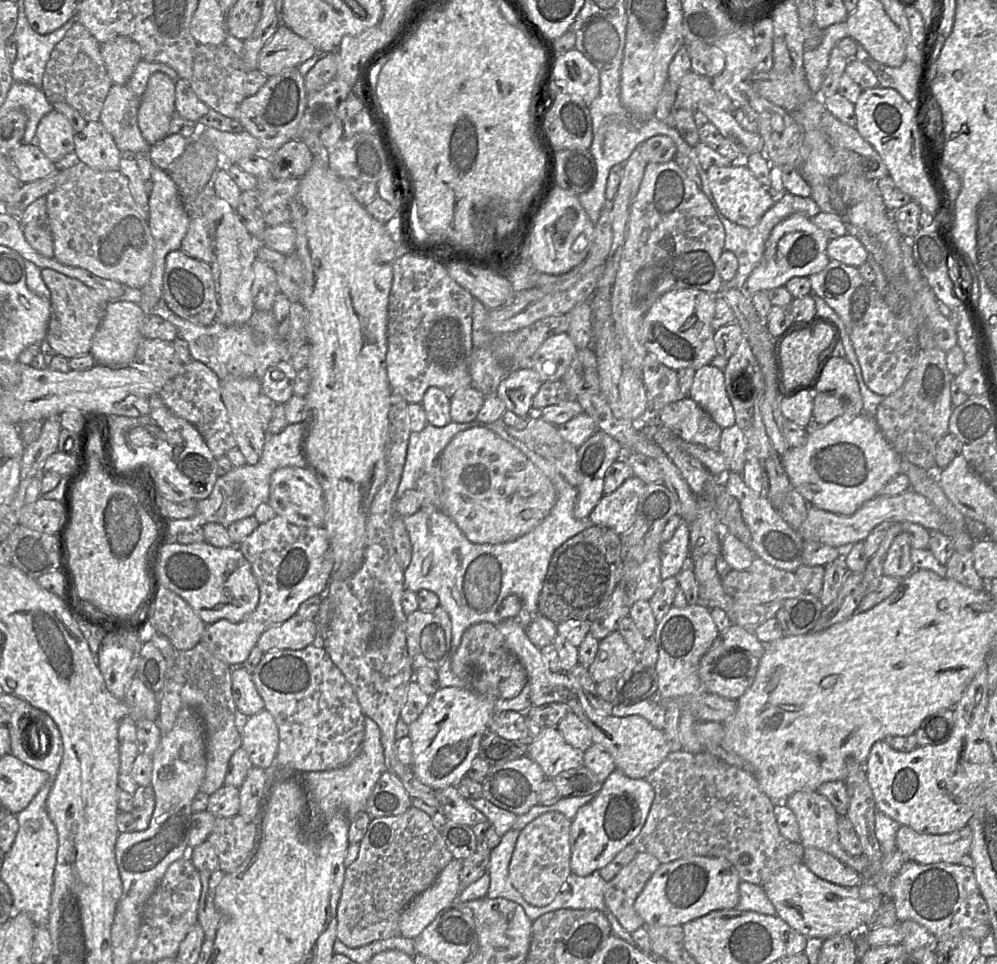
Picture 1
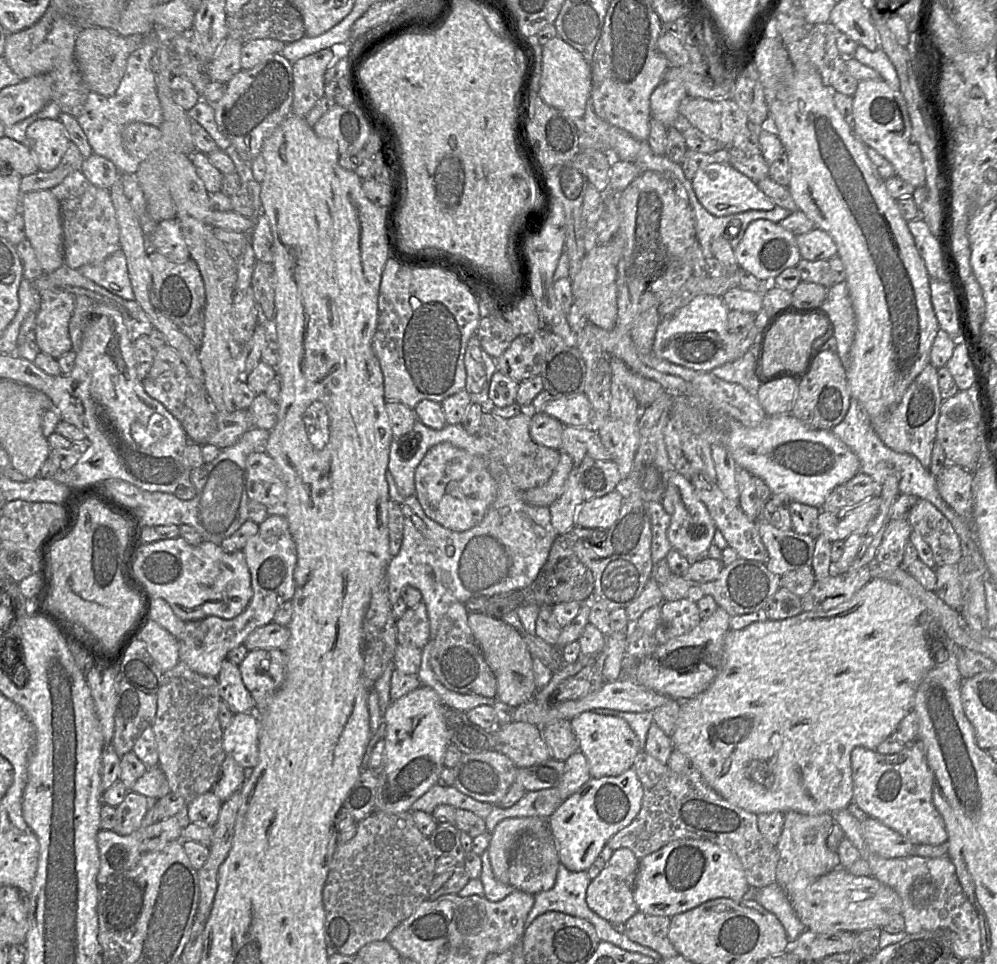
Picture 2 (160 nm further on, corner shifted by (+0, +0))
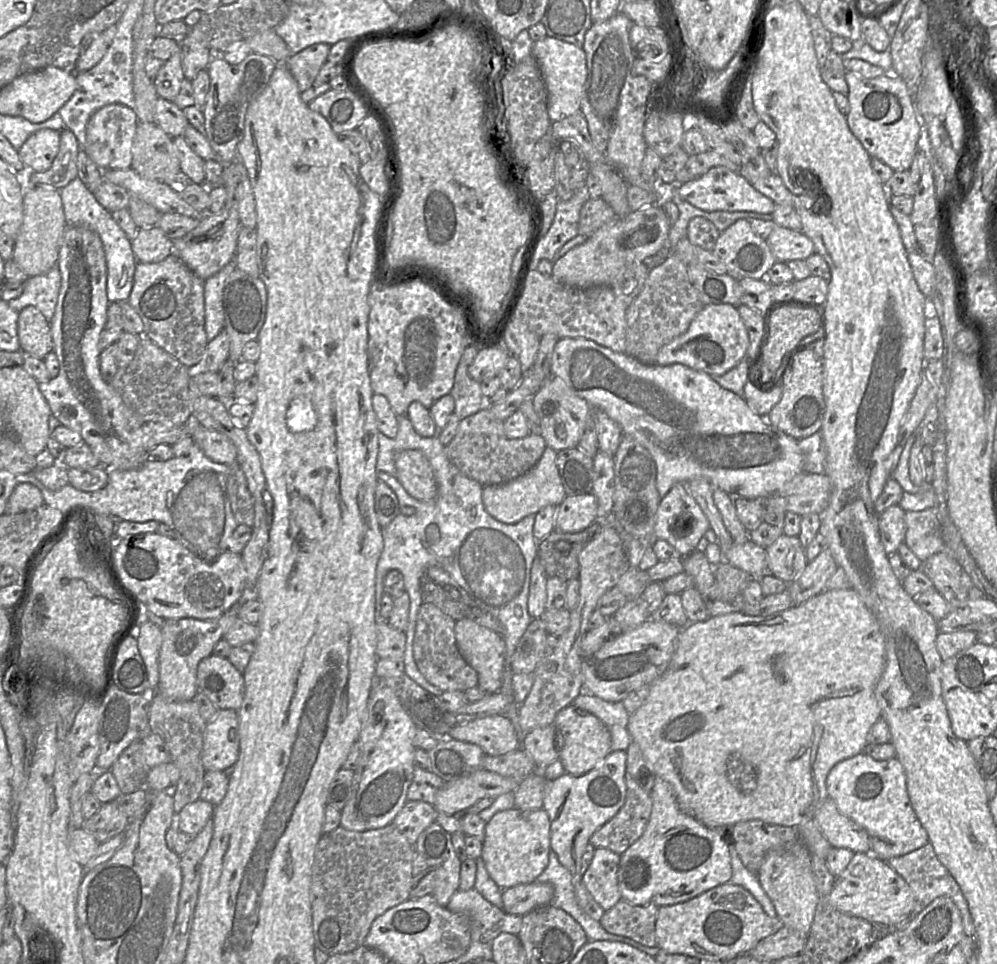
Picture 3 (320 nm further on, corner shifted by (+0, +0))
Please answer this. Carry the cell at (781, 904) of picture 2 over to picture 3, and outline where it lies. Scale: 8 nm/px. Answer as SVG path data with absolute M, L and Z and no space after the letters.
M725 836L721 837L727 843L731 856L732 877L730 883L741 886L752 894L752 896L760 903L765 913L772 918L775 932L784 927L777 917L776 910L770 898L761 887L757 874L746 869L736 852L735 846L732 843L729 843Z

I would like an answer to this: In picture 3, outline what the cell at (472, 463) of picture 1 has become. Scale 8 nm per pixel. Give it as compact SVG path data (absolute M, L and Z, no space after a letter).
M403 450L395 454L395 477L410 496L430 501L437 495L432 467L420 450Z

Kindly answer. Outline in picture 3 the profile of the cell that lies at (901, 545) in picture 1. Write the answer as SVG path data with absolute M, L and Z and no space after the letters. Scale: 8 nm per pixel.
M894 504L879 515L878 523L881 543L886 554L895 553L905 539L905 511L899 504Z

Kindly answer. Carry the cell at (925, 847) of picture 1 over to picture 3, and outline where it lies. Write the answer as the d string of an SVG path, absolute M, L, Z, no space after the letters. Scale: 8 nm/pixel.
M827 799L813 820L832 847L854 853L870 853L871 842L867 831L843 815L833 800Z

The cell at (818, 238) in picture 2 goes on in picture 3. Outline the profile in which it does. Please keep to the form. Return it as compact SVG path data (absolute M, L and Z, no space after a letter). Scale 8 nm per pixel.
M775 226L765 239L777 262L805 260L814 254L812 241L802 232Z

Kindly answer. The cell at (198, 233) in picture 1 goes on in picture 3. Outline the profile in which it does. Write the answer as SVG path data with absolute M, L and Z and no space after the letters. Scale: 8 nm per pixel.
M157 226L138 229L131 248L138 263L158 263L173 255L172 240Z

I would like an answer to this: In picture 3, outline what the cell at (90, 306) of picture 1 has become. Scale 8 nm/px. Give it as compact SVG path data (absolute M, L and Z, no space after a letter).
M27 306L18 312L17 322L20 350L43 360L53 351L50 321L34 306Z

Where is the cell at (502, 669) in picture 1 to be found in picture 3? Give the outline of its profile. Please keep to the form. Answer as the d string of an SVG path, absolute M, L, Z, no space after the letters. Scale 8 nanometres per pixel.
M434 604L419 608L413 641L413 656L419 672L442 691L461 691L478 686L477 672L461 656L455 639L455 621Z

